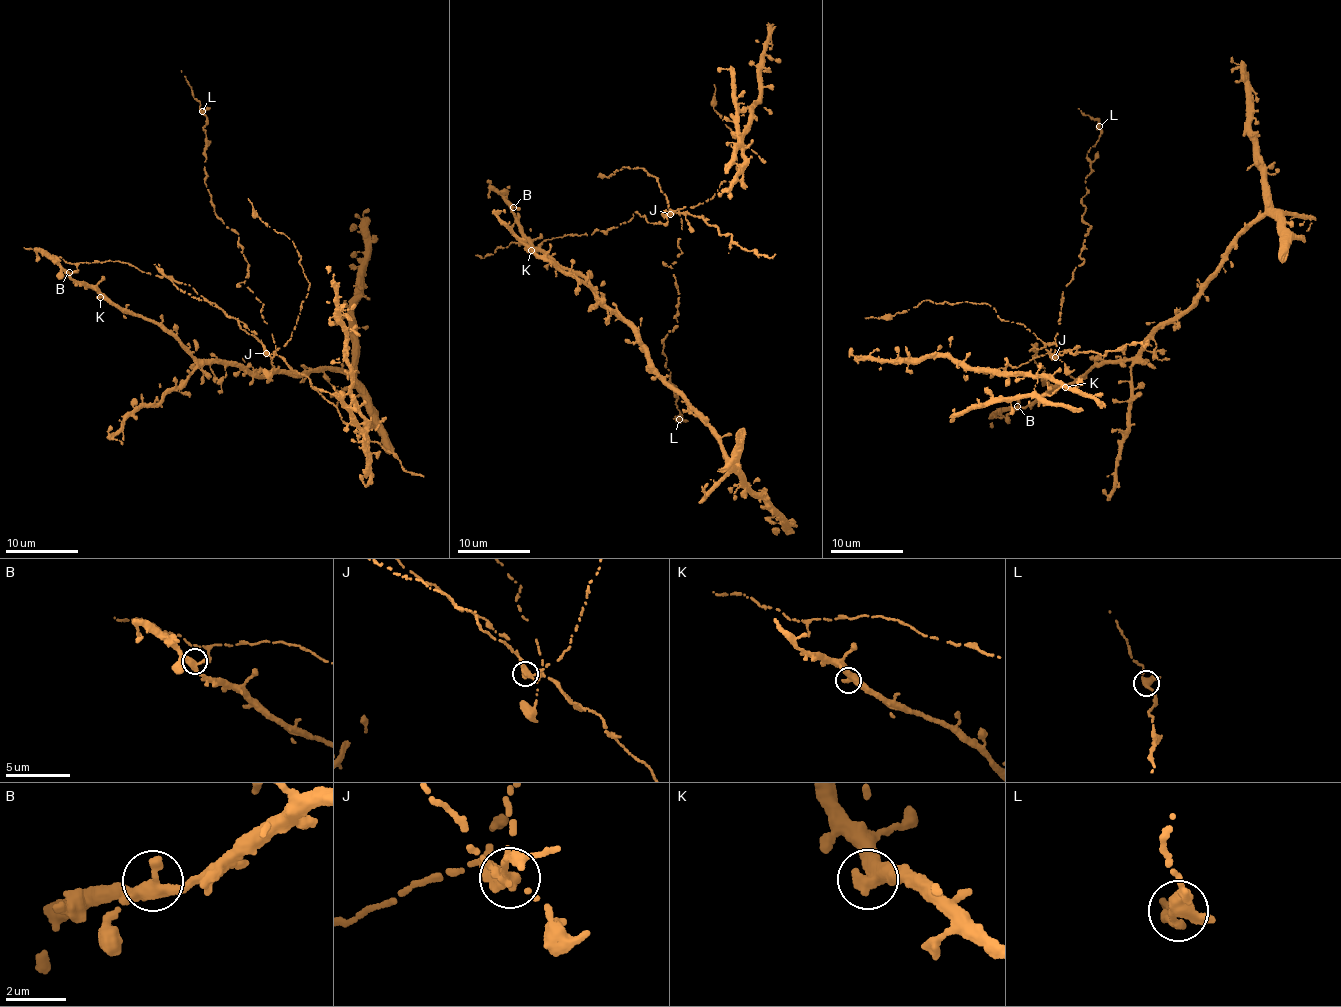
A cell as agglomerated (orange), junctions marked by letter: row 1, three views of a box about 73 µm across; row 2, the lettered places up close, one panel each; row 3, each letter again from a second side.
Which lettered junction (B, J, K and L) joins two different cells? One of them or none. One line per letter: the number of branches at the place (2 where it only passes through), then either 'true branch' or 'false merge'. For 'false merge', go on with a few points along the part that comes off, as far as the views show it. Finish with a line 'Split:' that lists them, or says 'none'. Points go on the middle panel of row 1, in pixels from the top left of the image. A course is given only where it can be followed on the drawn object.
B: 2 | true branch
J: 2 | false merge | (670, 214), (713, 198), (720, 182), (732, 182), (738, 174), (740, 139), (714, 109), (714, 84)
K: 2 | true branch
L: 2 | true branch
Split: J

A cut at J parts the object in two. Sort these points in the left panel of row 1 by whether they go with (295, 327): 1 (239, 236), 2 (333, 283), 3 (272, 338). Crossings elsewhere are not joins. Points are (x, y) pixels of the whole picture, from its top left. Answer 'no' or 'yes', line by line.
1: no
2: no
3: no

